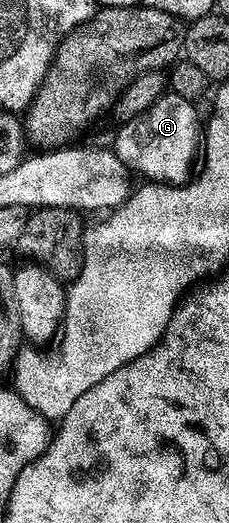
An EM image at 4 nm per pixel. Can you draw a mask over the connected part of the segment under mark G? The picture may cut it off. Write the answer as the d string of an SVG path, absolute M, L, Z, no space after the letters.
M166 94L155 101L143 114L139 114L134 120L124 121L117 132L117 141L111 144L112 151L116 152L126 168L137 172L149 182L159 184L187 184L194 175L193 159L198 159L199 145L203 140L203 124L196 118L194 101L184 100L183 97L174 94Z

